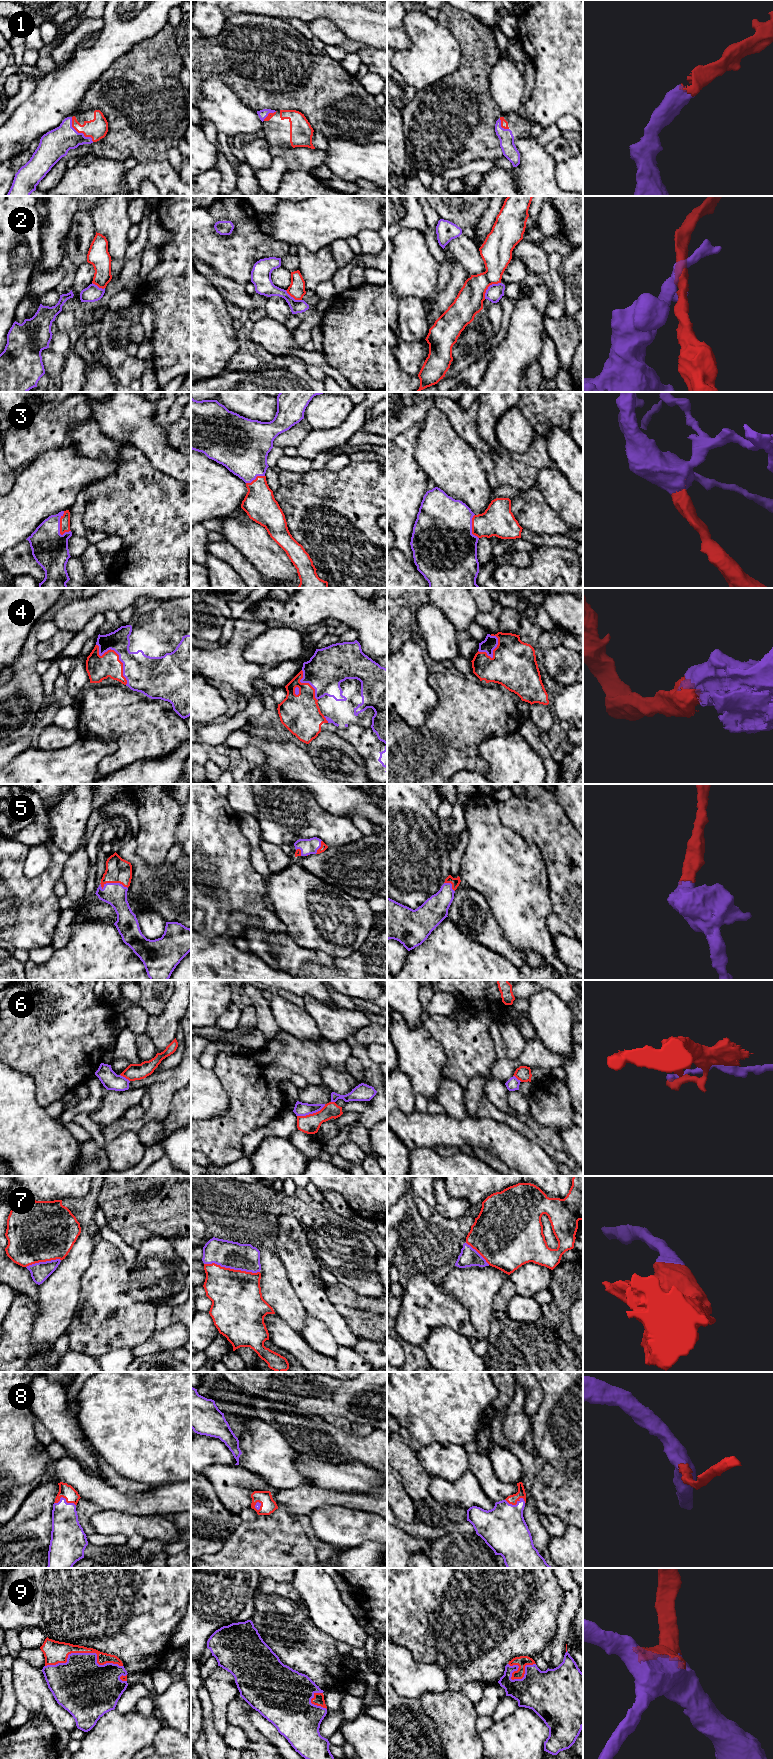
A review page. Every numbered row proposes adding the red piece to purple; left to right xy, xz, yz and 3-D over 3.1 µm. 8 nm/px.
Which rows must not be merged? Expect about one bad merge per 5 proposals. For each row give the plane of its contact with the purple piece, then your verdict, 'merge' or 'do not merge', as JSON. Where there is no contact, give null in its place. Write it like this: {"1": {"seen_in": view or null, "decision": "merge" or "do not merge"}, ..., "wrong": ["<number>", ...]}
{"1": {"seen_in": "xy", "decision": "merge"}, "2": {"seen_in": "yz", "decision": "do not merge"}, "3": {"seen_in": "xy", "decision": "merge"}, "4": {"seen_in": "xy", "decision": "merge"}, "5": {"seen_in": "xy", "decision": "merge"}, "6": {"seen_in": "xz", "decision": "do not merge"}, "7": {"seen_in": "xz", "decision": "merge"}, "8": {"seen_in": "yz", "decision": "merge"}, "9": {"seen_in": "xy", "decision": "merge"}, "wrong": ["2", "6"]}

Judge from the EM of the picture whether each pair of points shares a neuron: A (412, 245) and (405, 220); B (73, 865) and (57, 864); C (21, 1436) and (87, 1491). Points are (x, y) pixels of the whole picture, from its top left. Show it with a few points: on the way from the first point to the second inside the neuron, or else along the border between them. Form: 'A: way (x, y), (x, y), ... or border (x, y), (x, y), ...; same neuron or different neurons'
A: border (397, 232), (404, 228), (413, 228), (423, 234); different neurons
B: border (69, 855), (60, 877); different neurons
C: border (48, 1456), (46, 1464), (47, 1475); different neurons

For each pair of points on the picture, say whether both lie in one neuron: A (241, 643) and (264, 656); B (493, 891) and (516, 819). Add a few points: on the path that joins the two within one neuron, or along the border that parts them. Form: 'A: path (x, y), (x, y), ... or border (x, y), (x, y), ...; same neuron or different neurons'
A: border (264, 631), (247, 644), (243, 653), (247, 662); different neurons
B: border (498, 812), (505, 825), (532, 844); different neurons

